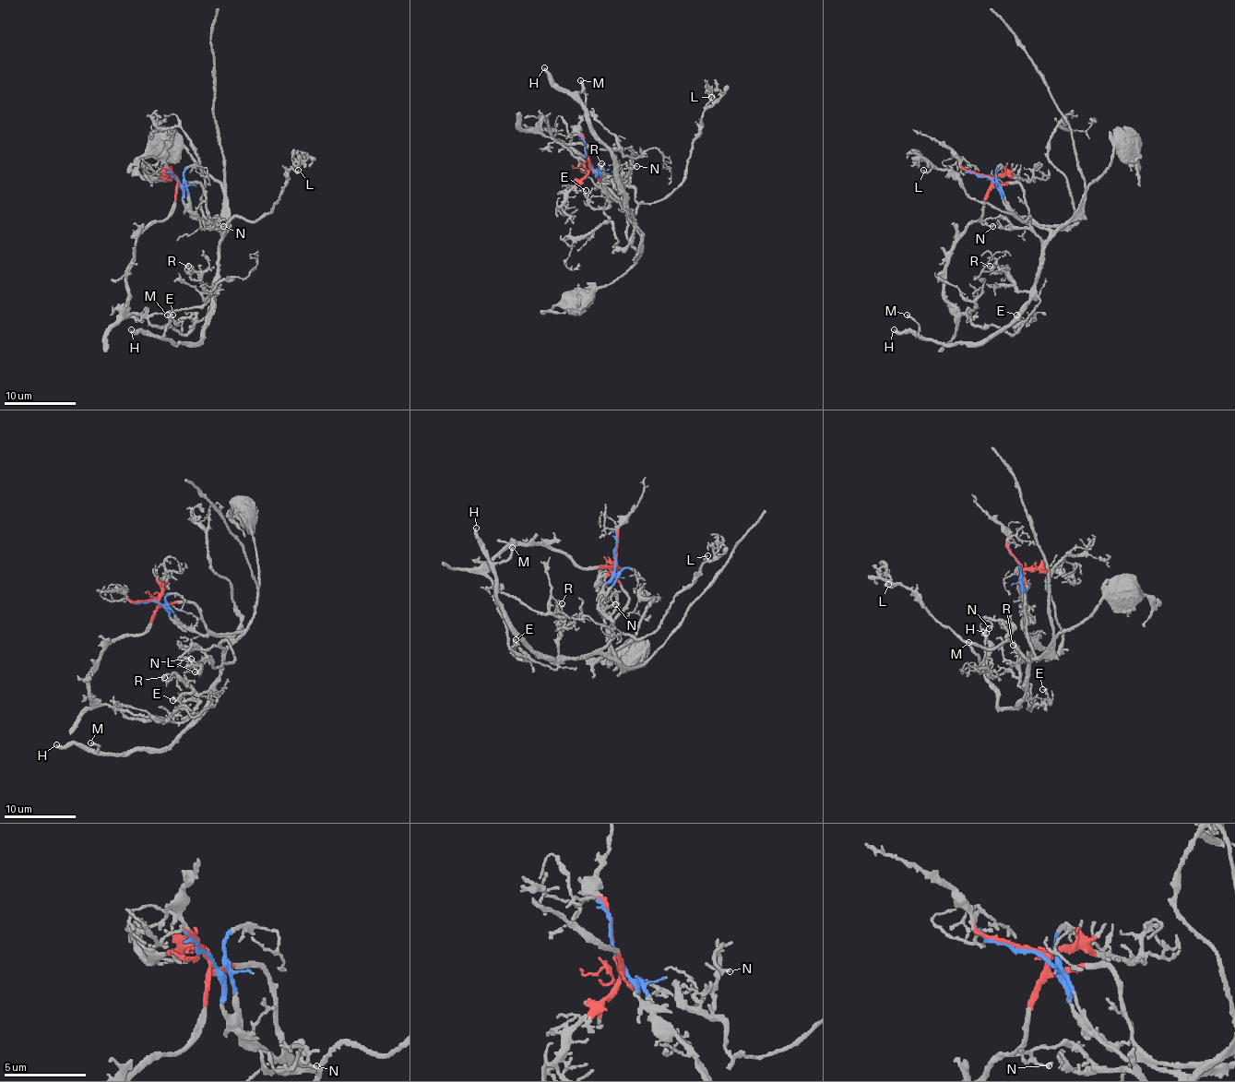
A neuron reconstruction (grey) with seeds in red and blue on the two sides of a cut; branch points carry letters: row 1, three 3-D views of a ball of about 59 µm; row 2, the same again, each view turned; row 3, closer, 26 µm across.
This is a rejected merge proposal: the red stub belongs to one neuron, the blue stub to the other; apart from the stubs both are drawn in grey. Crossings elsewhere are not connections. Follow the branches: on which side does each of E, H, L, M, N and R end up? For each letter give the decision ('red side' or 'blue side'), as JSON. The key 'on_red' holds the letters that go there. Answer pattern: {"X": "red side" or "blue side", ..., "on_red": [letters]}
{"E": "red side", "H": "blue side", "L": "blue side", "M": "blue side", "N": "blue side", "R": "blue side", "on_red": ["E"]}

